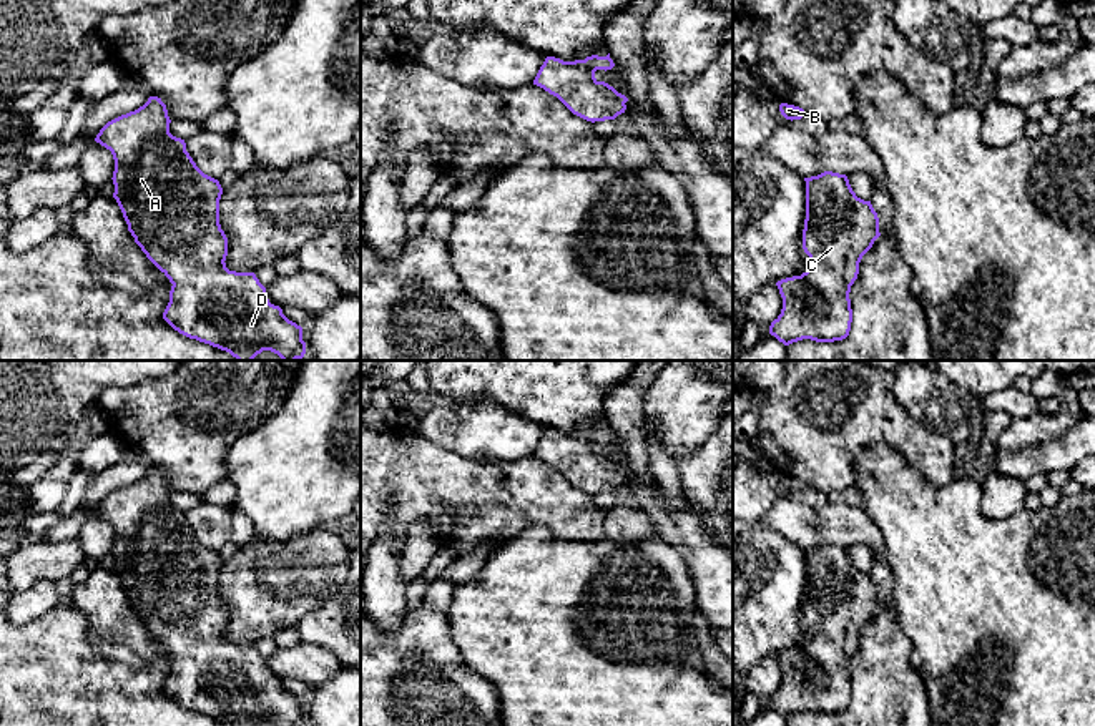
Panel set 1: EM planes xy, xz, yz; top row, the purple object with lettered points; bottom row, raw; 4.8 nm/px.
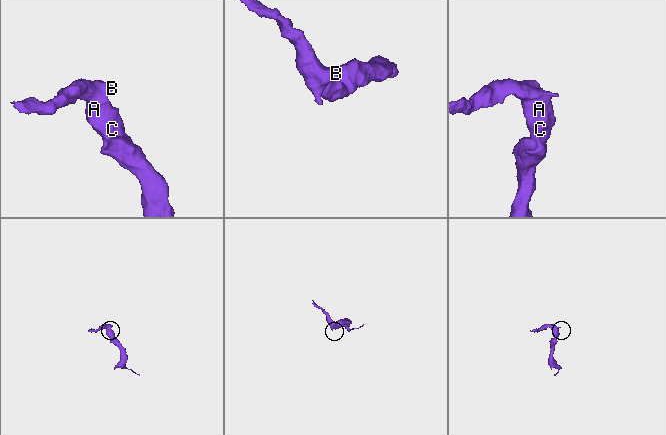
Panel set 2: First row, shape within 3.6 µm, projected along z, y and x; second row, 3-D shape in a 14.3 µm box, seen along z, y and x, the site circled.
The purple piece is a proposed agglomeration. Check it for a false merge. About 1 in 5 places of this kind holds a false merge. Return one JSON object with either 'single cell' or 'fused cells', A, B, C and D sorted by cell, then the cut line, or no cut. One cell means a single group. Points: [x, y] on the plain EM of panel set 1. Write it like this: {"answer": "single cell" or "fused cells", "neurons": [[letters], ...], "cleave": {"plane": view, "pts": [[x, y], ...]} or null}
{"answer": "single cell", "neurons": [["A", "B", "C", "D"]], "cleave": null}

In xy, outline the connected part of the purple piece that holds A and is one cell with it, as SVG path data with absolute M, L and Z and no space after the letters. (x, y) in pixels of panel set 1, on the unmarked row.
M150 468L138 482L108 493L95 510L113 527L113 570L128 603L173 656L163 691L179 706L229 726L306 726L302 699L269 674L256 646L226 640L228 610L219 596L223 560L196 538L184 512L169 505L169 495L166 477Z

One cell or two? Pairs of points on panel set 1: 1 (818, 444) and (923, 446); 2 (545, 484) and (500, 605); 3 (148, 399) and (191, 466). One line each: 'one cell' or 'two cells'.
1: one cell
2: two cells
3: one cell

